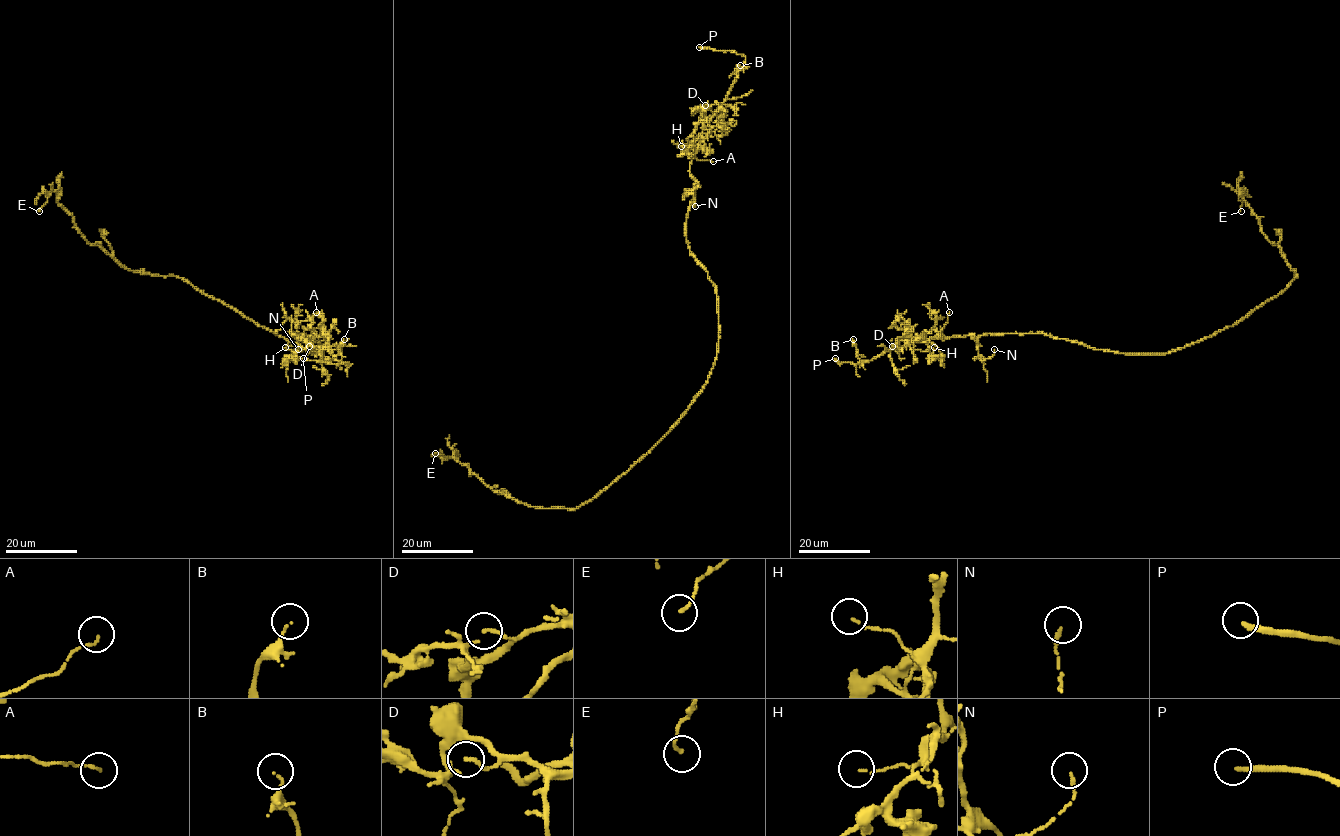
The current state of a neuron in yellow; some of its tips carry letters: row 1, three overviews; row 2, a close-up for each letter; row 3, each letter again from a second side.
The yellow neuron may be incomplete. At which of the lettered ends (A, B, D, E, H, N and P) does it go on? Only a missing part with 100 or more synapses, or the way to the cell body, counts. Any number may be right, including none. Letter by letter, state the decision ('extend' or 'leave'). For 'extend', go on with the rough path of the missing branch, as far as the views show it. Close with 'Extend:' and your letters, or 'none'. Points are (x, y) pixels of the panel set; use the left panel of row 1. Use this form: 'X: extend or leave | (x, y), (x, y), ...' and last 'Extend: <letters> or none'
A: leave
B: leave
D: leave
E: leave
H: leave
N: leave
P: extend | (303, 358), (283, 356), (259, 372), (233, 372), (235, 381)
Extend: P

